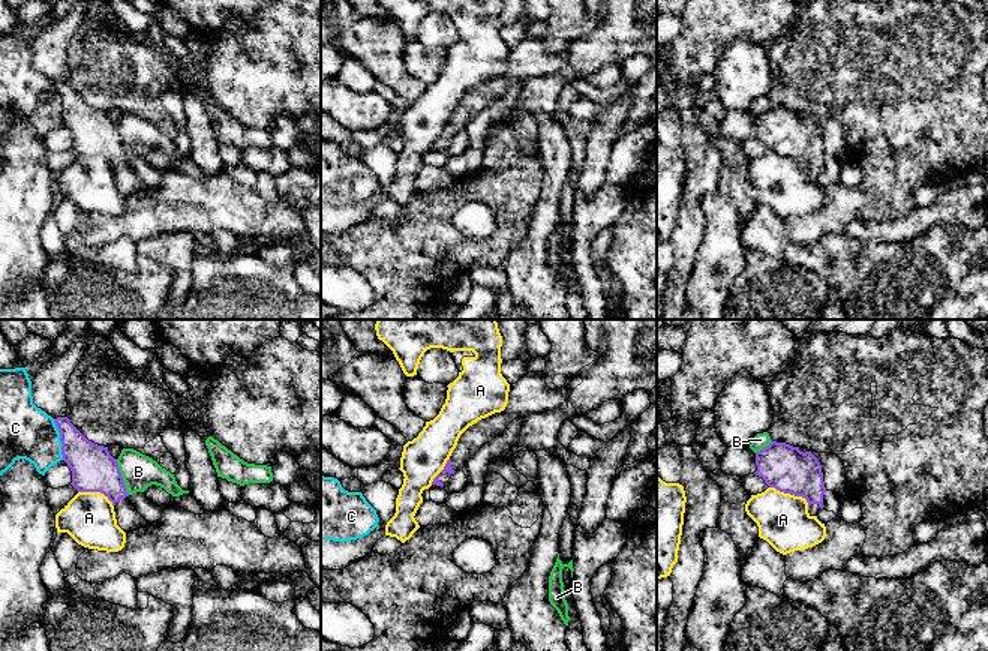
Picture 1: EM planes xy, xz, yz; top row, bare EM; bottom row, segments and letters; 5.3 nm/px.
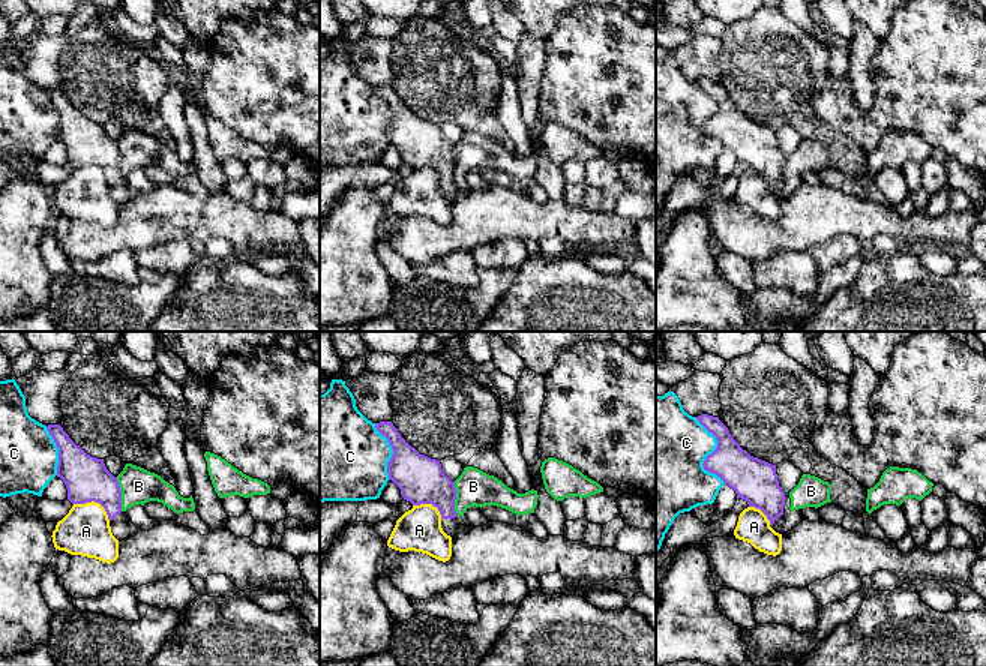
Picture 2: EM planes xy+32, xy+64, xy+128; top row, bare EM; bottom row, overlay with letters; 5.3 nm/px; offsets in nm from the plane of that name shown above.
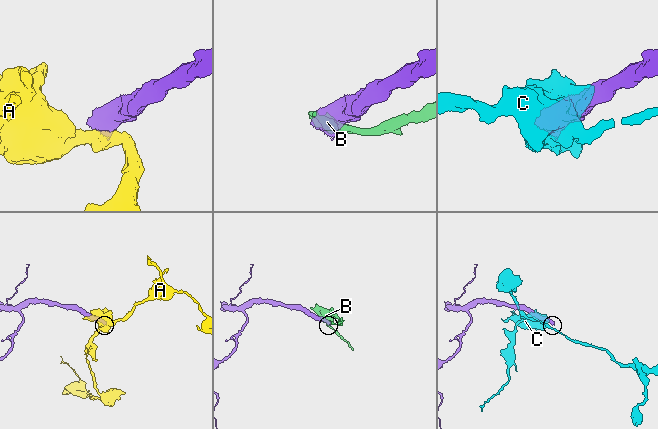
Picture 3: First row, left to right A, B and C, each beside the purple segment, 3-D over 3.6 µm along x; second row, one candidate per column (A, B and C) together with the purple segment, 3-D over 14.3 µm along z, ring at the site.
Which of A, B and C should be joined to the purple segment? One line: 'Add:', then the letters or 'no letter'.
Add: no letter

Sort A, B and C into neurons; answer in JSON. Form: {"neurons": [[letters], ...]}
{"neurons": [["A"], ["B"], ["C"]]}

